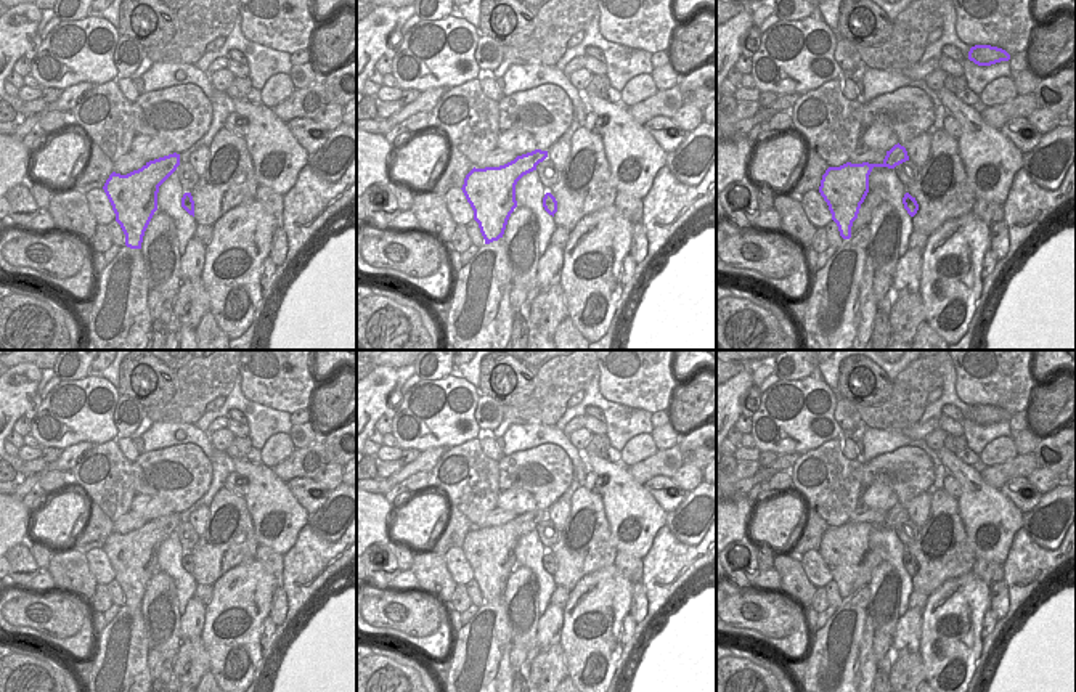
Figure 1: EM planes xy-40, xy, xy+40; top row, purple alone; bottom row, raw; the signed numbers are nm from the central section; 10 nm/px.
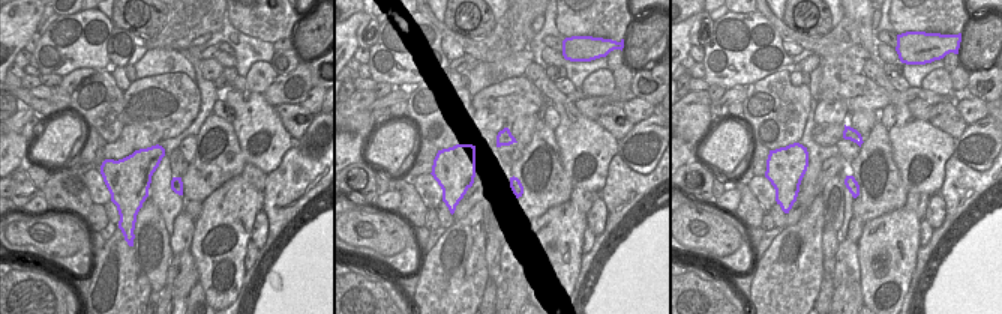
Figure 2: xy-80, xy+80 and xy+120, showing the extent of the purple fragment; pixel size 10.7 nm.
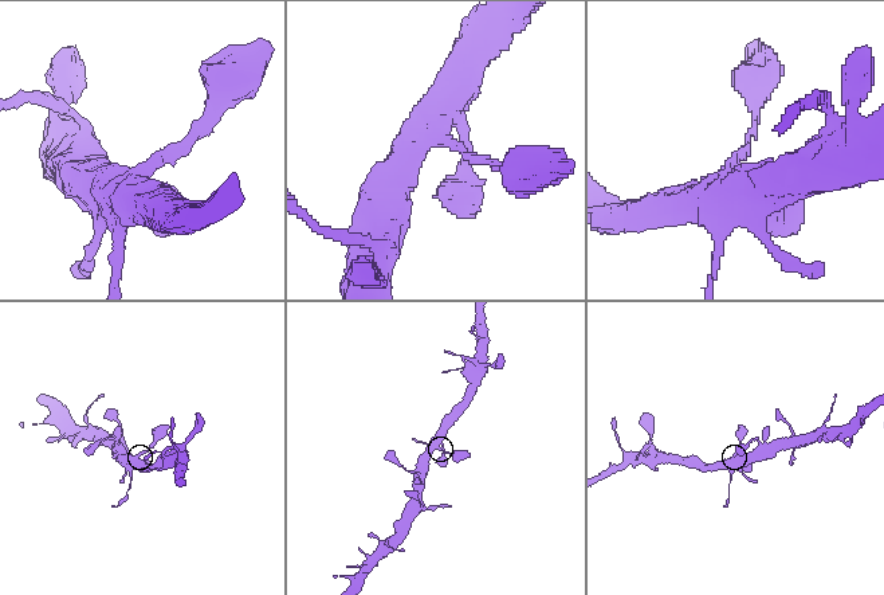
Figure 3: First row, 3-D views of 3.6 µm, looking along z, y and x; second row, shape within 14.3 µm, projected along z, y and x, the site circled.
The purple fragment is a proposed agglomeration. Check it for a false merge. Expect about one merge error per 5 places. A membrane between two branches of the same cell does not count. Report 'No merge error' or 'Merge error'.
No merge error

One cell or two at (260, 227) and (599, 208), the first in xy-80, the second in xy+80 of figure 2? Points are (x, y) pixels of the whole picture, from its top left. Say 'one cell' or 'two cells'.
one cell

